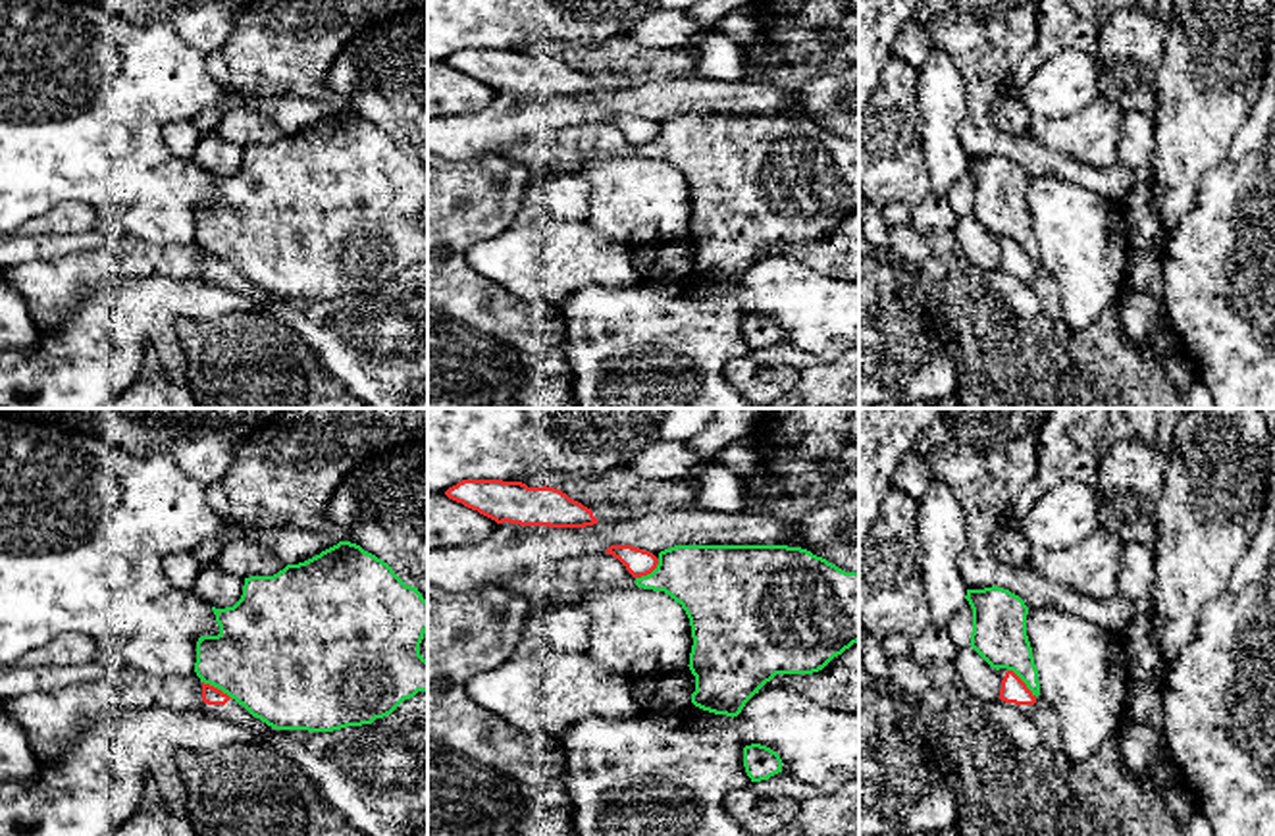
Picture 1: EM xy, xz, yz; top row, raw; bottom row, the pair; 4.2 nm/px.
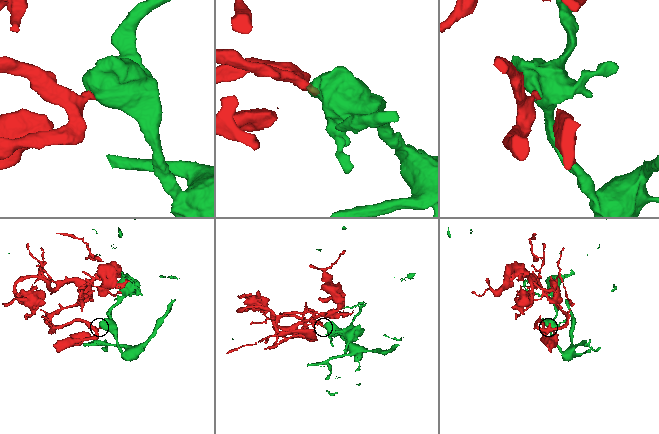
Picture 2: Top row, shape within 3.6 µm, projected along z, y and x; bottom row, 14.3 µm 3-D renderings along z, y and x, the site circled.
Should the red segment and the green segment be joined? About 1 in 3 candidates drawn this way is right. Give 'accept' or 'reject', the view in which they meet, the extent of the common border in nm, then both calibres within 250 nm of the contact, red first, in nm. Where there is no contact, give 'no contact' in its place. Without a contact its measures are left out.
reject; contact in yz; length 170 nm; calibres 110 and 220 nm

